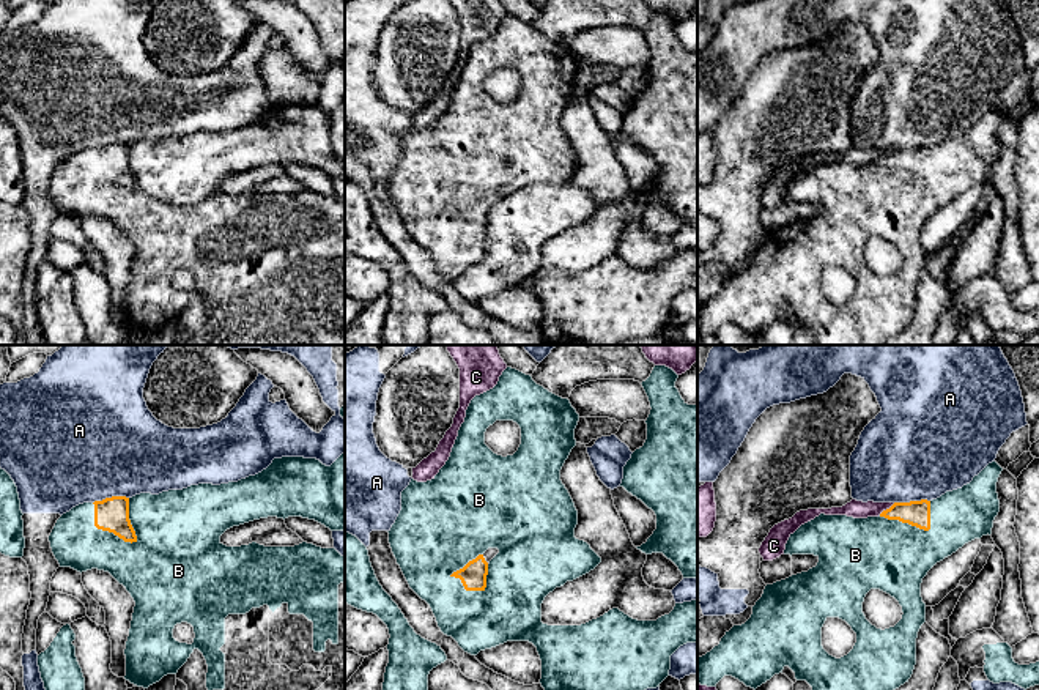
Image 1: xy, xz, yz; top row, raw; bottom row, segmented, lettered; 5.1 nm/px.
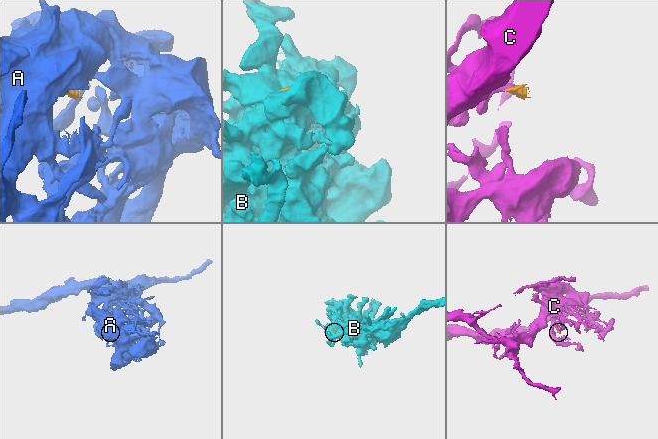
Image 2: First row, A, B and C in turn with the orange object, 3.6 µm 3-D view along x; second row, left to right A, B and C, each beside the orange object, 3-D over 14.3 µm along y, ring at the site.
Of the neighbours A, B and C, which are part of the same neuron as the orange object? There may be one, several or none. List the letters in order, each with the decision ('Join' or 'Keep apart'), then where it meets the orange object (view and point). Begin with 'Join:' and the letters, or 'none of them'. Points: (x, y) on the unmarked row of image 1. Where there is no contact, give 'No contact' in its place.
Join: B
A: Keep apart. Touches orange at xy (112, 144)
B: Join. Touches orange at xy (106, 177)
C: Keep apart. Touches orange at yz (887, 156)

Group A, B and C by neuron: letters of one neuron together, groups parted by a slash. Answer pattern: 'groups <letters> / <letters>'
groups A / B / C

